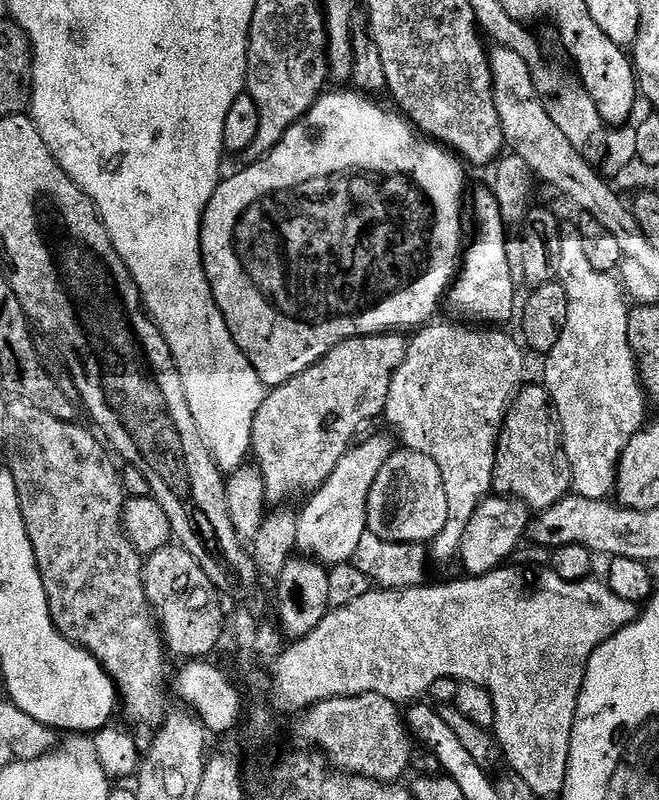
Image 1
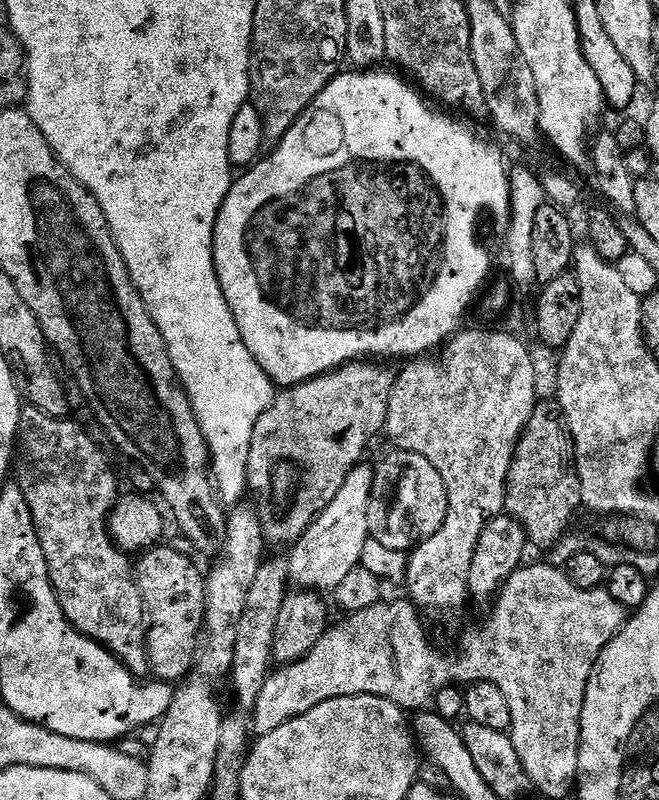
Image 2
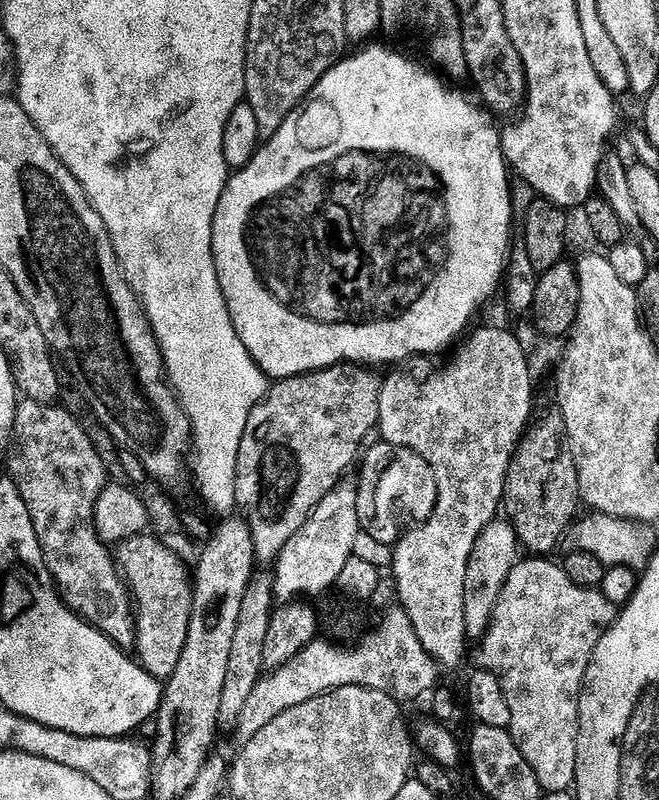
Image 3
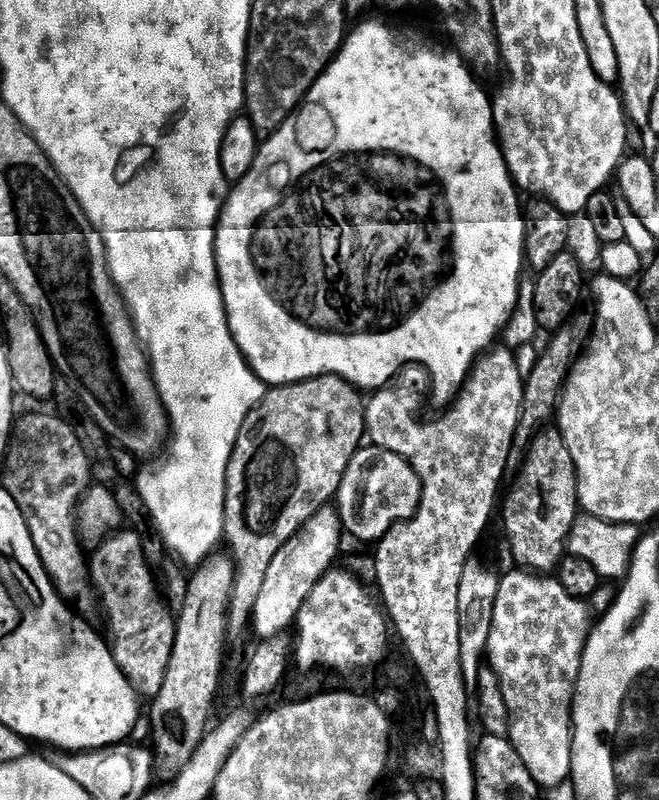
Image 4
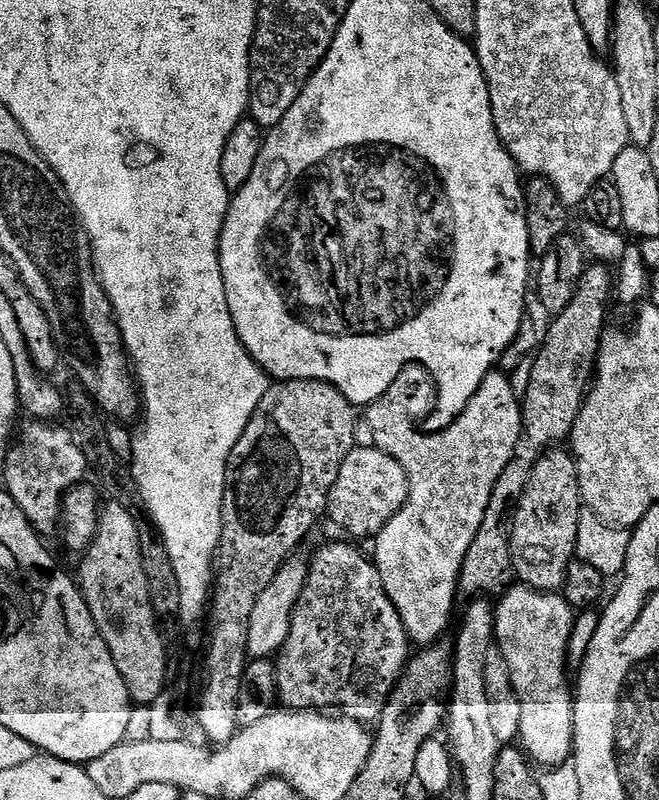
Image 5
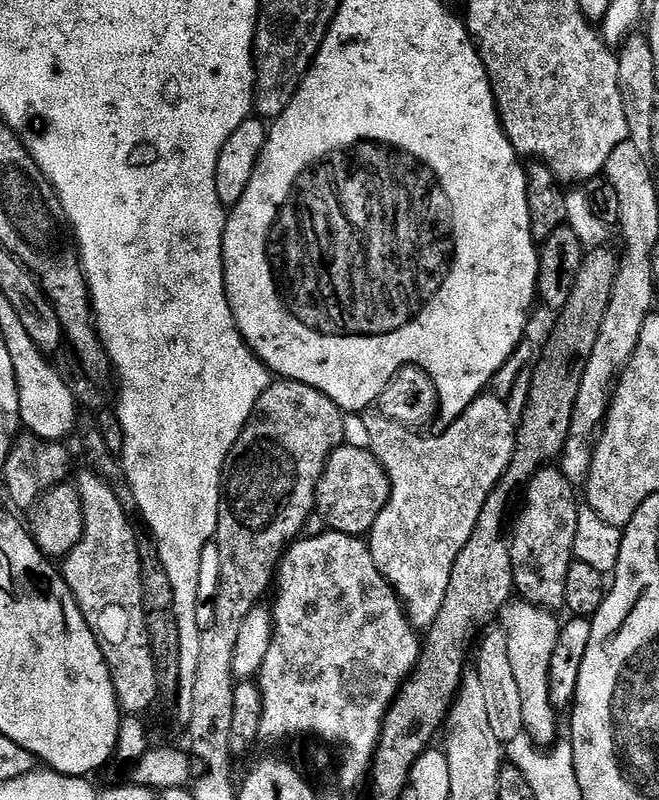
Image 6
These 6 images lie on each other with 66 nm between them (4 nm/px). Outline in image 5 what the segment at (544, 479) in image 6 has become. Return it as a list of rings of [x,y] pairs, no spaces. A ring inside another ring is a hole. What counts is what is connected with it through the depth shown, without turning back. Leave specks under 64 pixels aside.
[[[557,446],[542,458],[538,458],[538,466],[534,466],[530,474],[530,482],[518,502],[516,513],[512,516],[512,570],[519,583],[545,594],[556,594],[563,589],[568,564],[576,556],[576,539],[581,511],[582,501],[576,457],[571,451]]]

